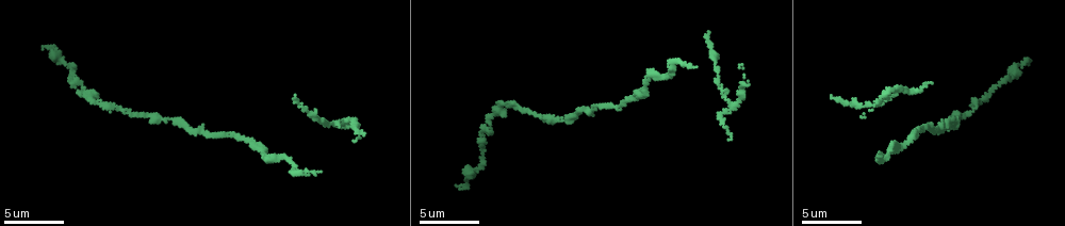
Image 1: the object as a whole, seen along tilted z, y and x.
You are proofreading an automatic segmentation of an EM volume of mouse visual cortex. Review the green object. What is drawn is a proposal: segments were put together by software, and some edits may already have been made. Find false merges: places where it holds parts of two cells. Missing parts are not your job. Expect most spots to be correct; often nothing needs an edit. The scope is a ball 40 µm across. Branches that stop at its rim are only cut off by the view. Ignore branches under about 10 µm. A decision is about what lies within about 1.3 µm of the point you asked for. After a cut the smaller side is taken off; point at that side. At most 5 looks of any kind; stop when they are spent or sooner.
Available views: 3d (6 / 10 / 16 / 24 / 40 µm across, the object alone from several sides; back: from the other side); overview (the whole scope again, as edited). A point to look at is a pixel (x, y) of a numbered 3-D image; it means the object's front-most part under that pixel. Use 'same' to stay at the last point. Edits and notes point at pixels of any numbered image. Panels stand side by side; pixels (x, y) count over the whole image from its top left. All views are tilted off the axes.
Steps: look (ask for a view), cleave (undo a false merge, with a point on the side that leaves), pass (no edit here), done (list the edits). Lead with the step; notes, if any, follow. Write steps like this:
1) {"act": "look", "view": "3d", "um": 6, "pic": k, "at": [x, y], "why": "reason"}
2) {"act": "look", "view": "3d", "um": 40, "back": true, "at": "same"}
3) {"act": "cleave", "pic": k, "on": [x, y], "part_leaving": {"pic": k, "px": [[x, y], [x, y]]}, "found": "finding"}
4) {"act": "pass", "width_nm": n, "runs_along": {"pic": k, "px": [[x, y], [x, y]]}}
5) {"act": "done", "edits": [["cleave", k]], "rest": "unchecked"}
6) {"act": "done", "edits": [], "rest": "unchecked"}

{"act": "look", "view": "3d", "um": 10, "pic": 1, "at": [242, 141]}

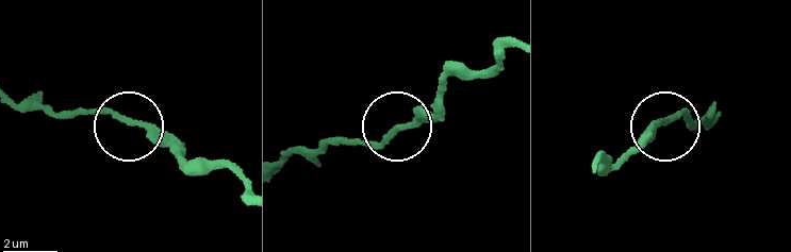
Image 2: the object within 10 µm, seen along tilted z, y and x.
{"act": "pass", "runs_along": {"pic": 2, "px": [[131, 119], [72, 117]]}, "found": "all the same cell"}

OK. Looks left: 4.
{"act": "look", "view": "3d", "um": 16, "pic": 1, "at": [536, 114], "why": "sudden change in width"}

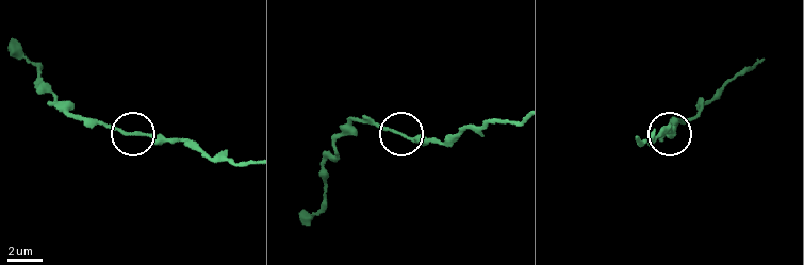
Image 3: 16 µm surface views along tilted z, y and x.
{"act": "look", "view": "3d", "um": 6, "pic": 3, "at": [137, 135]}

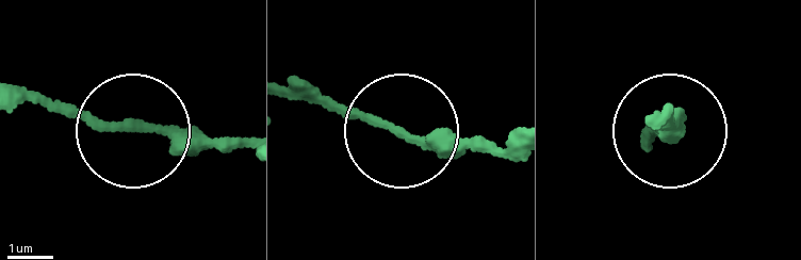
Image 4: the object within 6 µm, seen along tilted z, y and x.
{"act": "pass", "found": "one cell here"}

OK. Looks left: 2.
{"act": "look", "view": "3d", "um": 6, "pic": 1, "at": [490, 126], "why": "narrows sharply"}

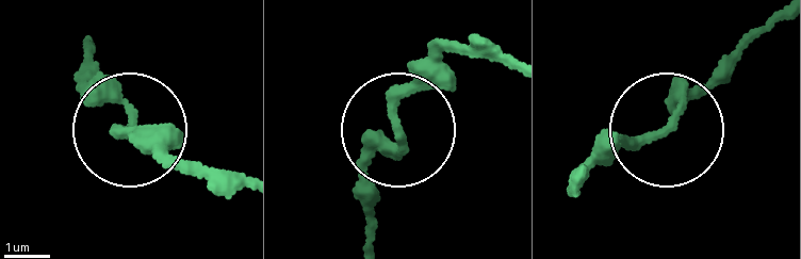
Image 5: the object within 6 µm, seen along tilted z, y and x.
{"act": "pass", "found": "all the same cell"}

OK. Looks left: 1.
{"act": "done", "edits": [], "rest": "unchecked"}

